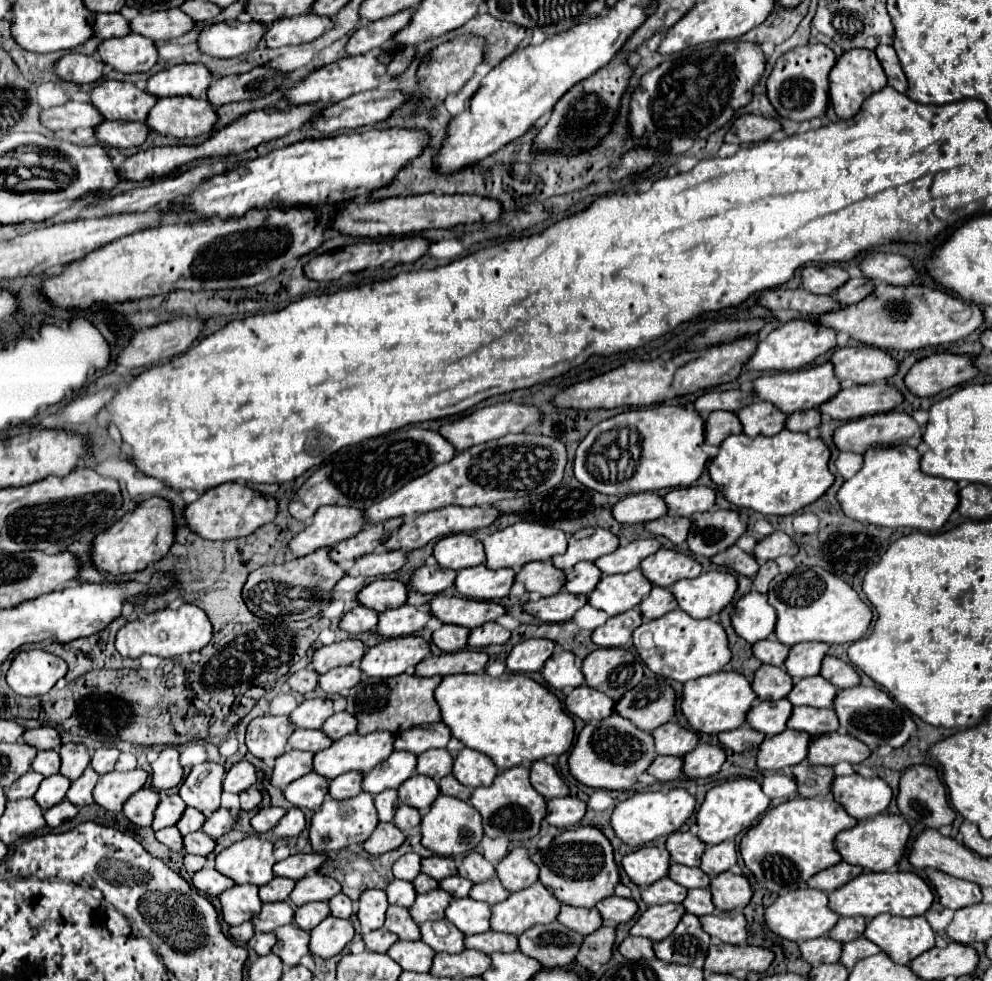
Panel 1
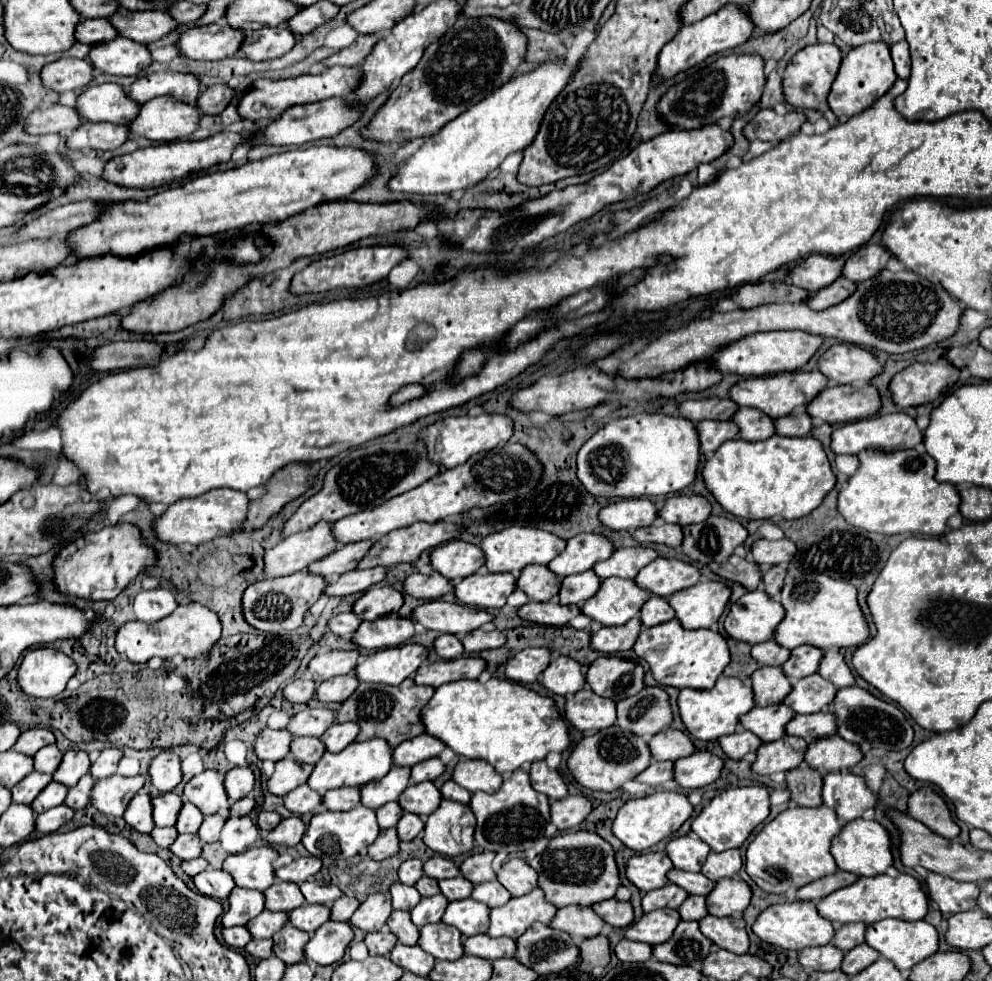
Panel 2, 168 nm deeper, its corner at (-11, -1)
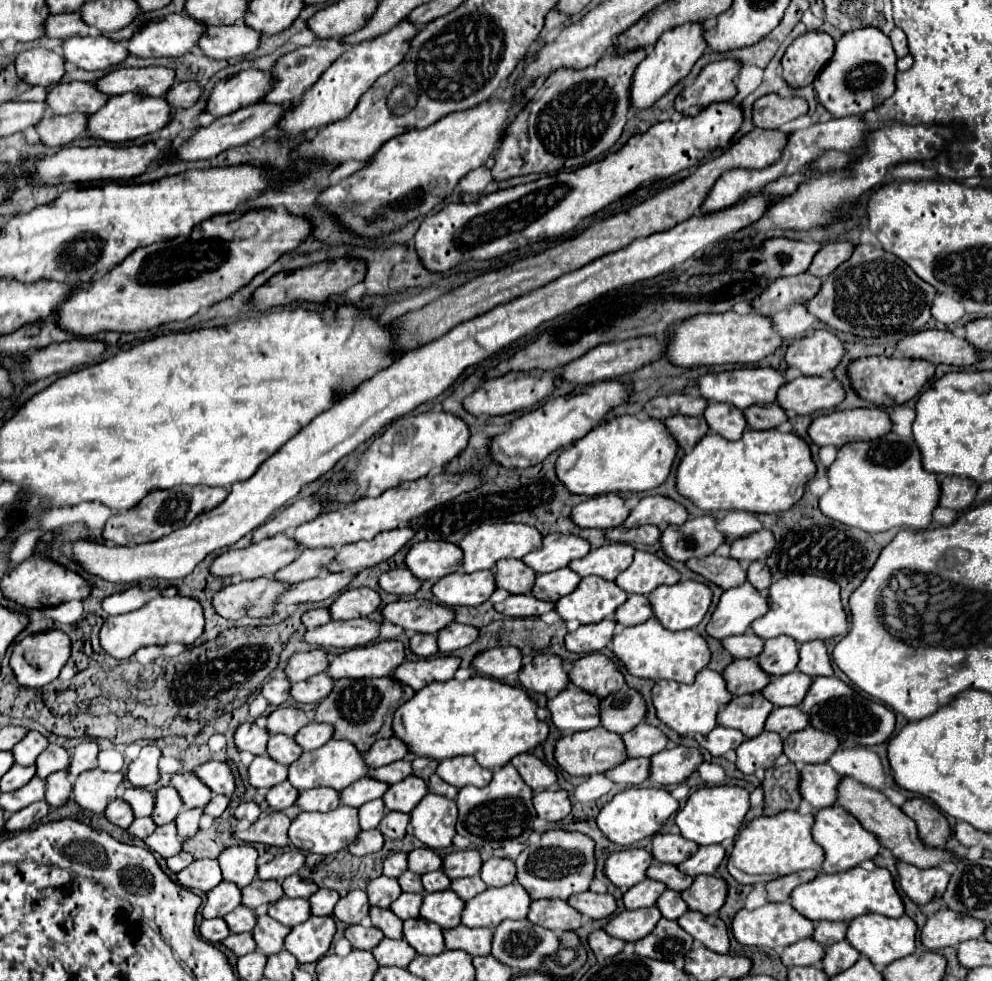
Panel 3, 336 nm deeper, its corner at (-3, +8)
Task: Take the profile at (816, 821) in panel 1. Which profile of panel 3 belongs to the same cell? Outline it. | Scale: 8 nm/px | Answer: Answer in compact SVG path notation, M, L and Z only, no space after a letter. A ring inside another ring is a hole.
M780 812L776 816L760 816L748 822L736 842L734 850L728 858L726 870L730 876L740 884L758 884L758 882L770 882L772 878L780 878L786 874L794 874L800 870L822 870L824 852L822 848L812 840L812 814L798 814L798 812Z

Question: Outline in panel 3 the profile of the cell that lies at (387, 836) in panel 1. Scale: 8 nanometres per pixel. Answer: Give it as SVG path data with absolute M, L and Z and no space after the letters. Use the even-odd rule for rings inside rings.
M374 828L374 830L360 832L356 840L348 846L348 852L354 856L366 856L366 854L378 852L382 846L384 846L384 836L380 834L380 830Z

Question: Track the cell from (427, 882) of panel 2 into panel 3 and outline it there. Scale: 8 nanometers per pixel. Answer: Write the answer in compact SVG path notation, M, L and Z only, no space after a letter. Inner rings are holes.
M406 870L406 872L398 878L398 884L400 884L402 892L414 892L414 894L422 894L422 892L424 892L422 882L420 882L420 876L418 876L418 874L412 874L410 870Z

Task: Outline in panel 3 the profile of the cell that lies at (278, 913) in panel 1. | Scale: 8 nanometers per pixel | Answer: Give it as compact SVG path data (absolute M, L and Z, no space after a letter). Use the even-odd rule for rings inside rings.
M238 906L236 910L232 910L230 914L224 916L224 922L228 924L232 934L252 932L252 928L256 926L256 912L246 906Z

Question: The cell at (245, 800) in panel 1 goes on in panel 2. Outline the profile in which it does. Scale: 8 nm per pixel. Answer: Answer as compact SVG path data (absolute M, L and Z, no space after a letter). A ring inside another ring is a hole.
M248 795L248 797L244 797L244 799L240 799L232 805L230 815L248 815L254 807L256 807L256 801L254 801L252 795Z

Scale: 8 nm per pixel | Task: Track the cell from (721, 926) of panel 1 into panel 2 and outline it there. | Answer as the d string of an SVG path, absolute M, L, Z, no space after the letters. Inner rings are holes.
M706 915L700 919L700 931L712 939L718 947L728 949L736 955L744 955L750 947L746 921L742 917L714 917Z

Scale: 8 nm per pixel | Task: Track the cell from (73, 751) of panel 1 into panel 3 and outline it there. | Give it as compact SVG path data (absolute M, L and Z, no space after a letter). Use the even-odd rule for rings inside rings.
M50 744L42 754L40 758L36 758L36 776L38 778L46 778L50 776L52 772L58 772L58 770L66 770L68 768L68 752L56 744Z

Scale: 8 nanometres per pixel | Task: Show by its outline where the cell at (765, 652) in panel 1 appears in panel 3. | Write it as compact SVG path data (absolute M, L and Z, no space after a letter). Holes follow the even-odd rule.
M742 634L742 636L728 636L722 640L724 650L732 656L732 658L756 658L762 652L764 640L758 638L756 634Z

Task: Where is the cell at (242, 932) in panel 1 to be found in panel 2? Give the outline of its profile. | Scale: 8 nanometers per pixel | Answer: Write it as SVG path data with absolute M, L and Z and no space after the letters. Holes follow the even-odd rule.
M230 927L230 929L224 929L222 935L224 935L224 943L234 949L242 949L252 941L252 935L248 935L246 927Z

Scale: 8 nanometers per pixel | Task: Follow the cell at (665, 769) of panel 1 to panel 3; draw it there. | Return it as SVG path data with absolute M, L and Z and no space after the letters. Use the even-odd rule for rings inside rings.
M628 758L620 766L604 772L604 776L616 784L624 786L638 786L648 778L650 760L648 758Z

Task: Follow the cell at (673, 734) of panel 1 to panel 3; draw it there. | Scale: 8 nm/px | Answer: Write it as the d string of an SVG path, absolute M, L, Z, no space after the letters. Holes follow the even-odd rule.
M640 722L634 730L622 736L628 758L650 758L656 752L664 750L668 738L654 726Z

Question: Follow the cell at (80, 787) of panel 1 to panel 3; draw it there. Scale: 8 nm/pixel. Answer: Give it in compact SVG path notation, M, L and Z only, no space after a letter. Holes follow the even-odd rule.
M60 770L56 774L50 774L44 782L46 782L46 796L44 796L44 800L52 808L64 806L66 800L70 798L70 794L72 794L72 782L68 778L68 772Z

